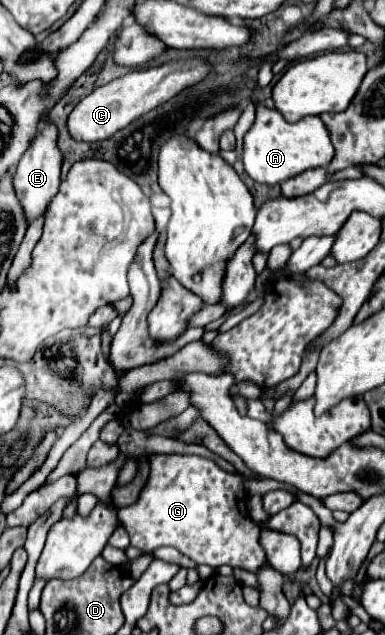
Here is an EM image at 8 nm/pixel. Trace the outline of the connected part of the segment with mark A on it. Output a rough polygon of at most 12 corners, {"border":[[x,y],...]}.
{"border":[[256,109],[244,169],[276,185],[326,167],[334,145],[320,117],[288,123]]}

